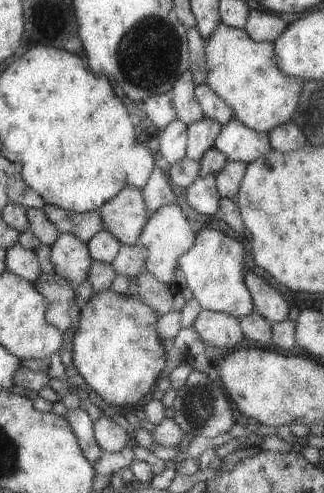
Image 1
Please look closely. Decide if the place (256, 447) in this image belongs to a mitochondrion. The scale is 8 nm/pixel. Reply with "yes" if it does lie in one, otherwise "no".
no

